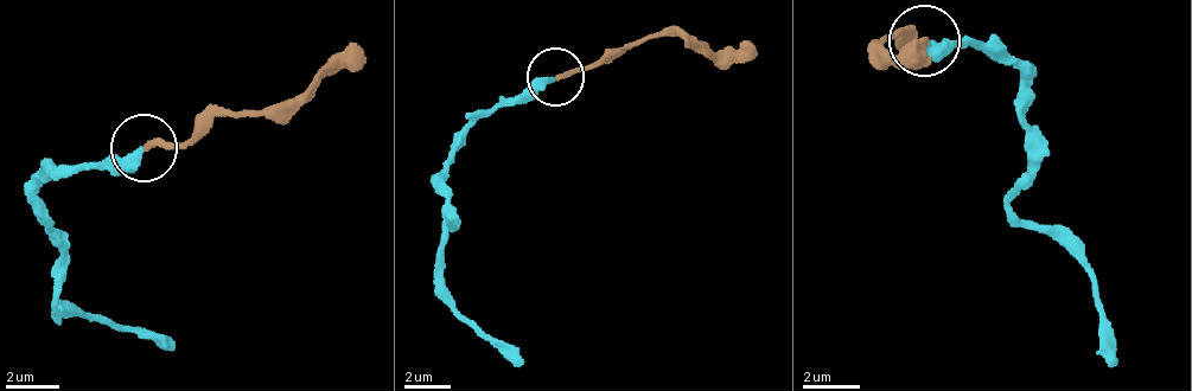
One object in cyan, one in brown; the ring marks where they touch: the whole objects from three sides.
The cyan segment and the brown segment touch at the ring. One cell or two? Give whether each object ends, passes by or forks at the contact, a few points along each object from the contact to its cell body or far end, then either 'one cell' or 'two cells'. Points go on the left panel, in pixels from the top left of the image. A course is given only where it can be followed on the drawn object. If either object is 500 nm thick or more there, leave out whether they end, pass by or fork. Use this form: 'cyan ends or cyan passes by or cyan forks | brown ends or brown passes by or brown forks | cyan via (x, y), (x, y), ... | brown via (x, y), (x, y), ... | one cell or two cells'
cyan ends | brown ends | cyan via (145, 149), (81, 164), (36, 186), (36, 220), (63, 252), (55, 308), (61, 303), (120, 322), (176, 348) | brown via (145, 149), (262, 106), (289, 104), (320, 69), (354, 71), (368, 57) | one cell

